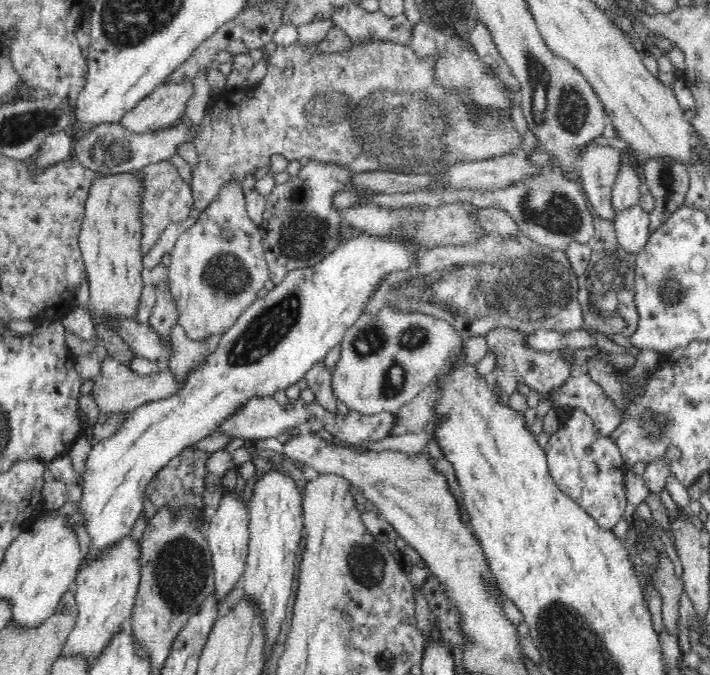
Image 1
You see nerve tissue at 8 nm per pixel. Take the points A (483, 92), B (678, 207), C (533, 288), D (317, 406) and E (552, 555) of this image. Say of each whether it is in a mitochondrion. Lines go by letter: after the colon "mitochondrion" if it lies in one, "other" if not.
A: mitochondrion
B: other
C: mitochondrion
D: other
E: other

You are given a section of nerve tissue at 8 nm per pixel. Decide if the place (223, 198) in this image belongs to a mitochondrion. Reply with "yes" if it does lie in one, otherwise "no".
no

